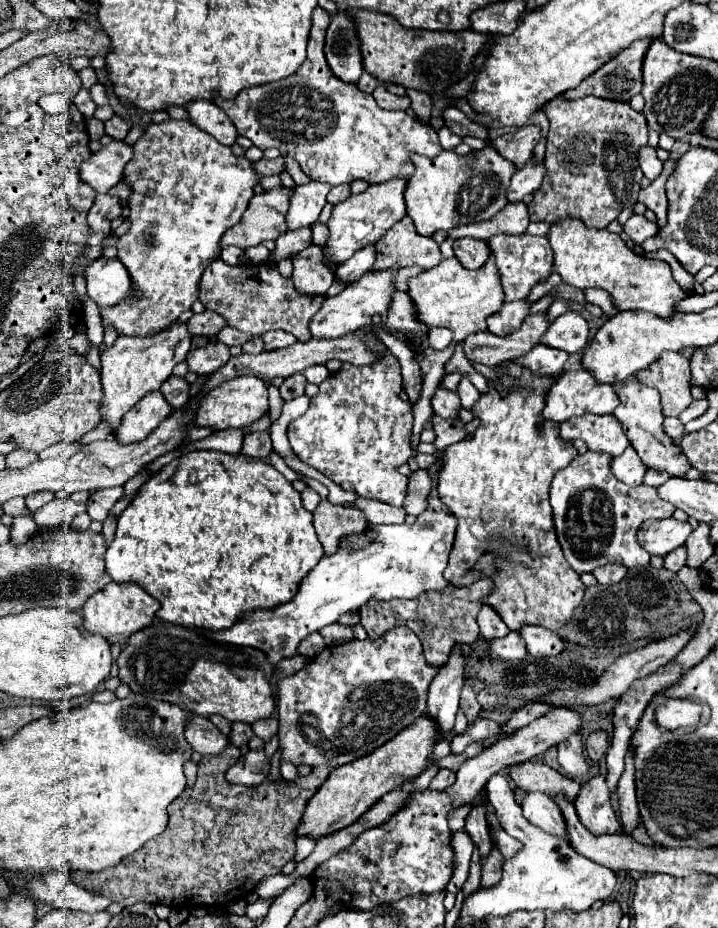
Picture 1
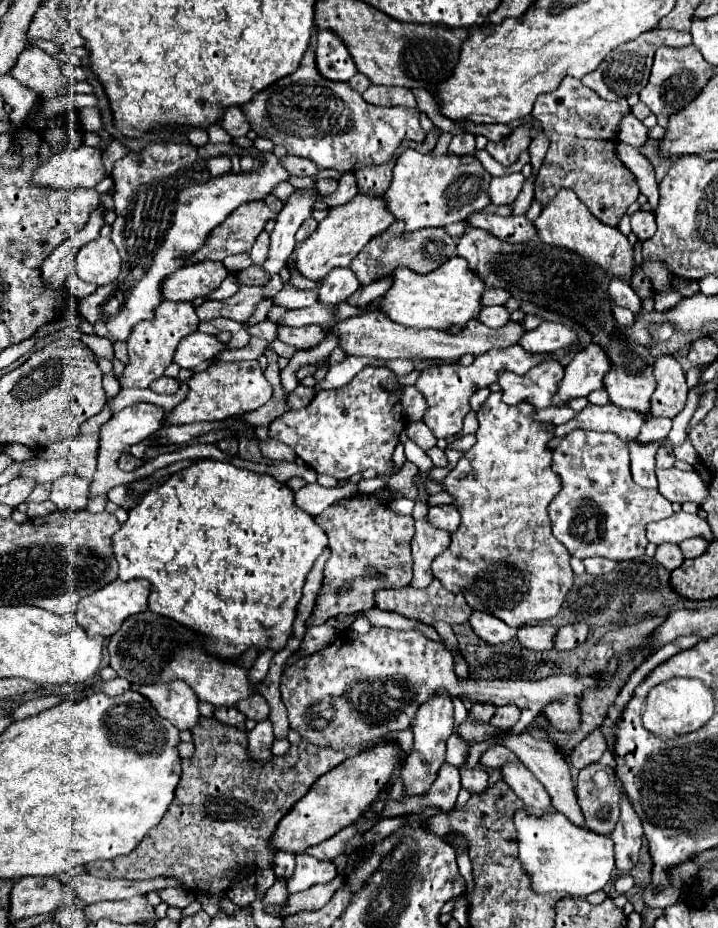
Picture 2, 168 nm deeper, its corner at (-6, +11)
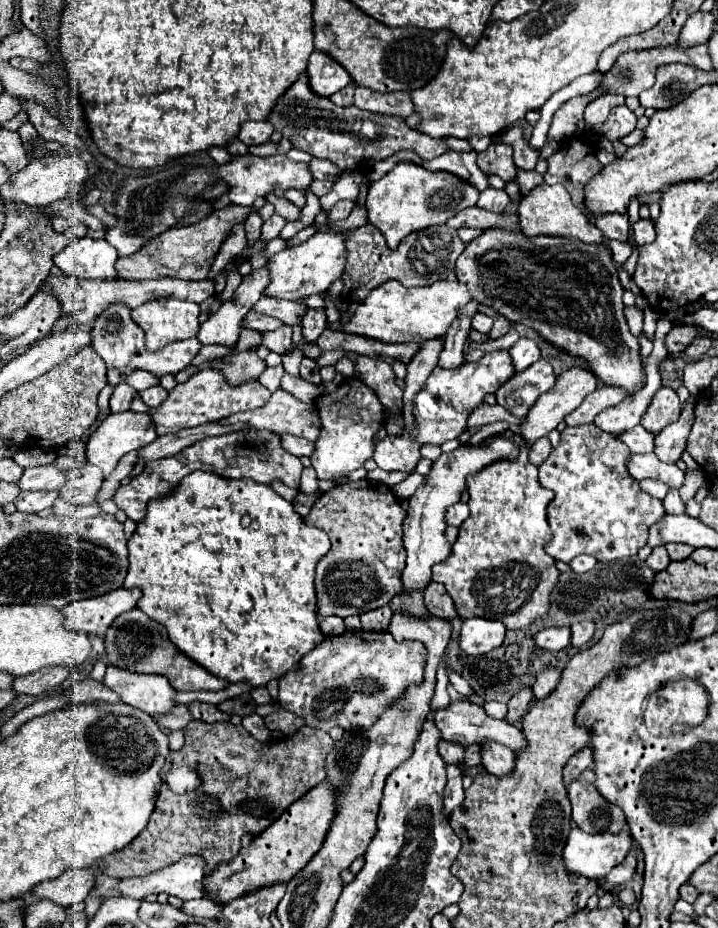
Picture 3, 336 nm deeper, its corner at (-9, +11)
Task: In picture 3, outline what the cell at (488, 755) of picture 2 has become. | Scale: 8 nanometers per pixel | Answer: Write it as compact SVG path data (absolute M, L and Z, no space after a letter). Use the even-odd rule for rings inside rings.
M469 745L465 751L465 763L467 763L467 767L477 767L477 765L481 765L481 745Z

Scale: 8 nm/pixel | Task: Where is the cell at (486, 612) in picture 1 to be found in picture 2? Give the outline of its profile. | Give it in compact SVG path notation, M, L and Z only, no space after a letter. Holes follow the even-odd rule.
M474 611L468 621L470 621L470 627L474 629L474 633L488 645L498 645L498 643L510 641L512 637L516 637L516 631L518 631L518 629L510 629L504 621L498 621L494 615L480 613L480 611Z

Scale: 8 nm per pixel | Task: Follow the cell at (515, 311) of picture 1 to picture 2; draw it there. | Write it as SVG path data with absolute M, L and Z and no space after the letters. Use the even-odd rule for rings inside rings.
M496 305L496 307L482 307L480 315L478 315L478 321L484 323L484 325L488 325L488 327L498 329L498 327L502 327L502 325L508 323L508 317L510 317L510 313L504 307Z

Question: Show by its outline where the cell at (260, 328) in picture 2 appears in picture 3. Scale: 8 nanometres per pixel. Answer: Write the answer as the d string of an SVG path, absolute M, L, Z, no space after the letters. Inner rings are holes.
M281 327L269 333L263 333L263 345L269 351L275 351L279 355L287 353L291 349L291 329L289 327Z

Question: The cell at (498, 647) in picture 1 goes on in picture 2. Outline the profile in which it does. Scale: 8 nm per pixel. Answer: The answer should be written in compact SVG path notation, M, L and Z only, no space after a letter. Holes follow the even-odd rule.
M532 625L518 629L518 641L532 651L548 651L554 647L554 637L558 629L552 625Z

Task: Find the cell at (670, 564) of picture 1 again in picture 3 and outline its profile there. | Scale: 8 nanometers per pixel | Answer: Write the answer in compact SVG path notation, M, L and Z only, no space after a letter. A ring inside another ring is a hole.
M661 545L661 547L655 547L653 553L651 553L649 559L647 559L647 565L649 565L651 569L655 569L657 573L663 571L669 563L671 563L671 557L667 555L667 549L665 549L663 545Z

